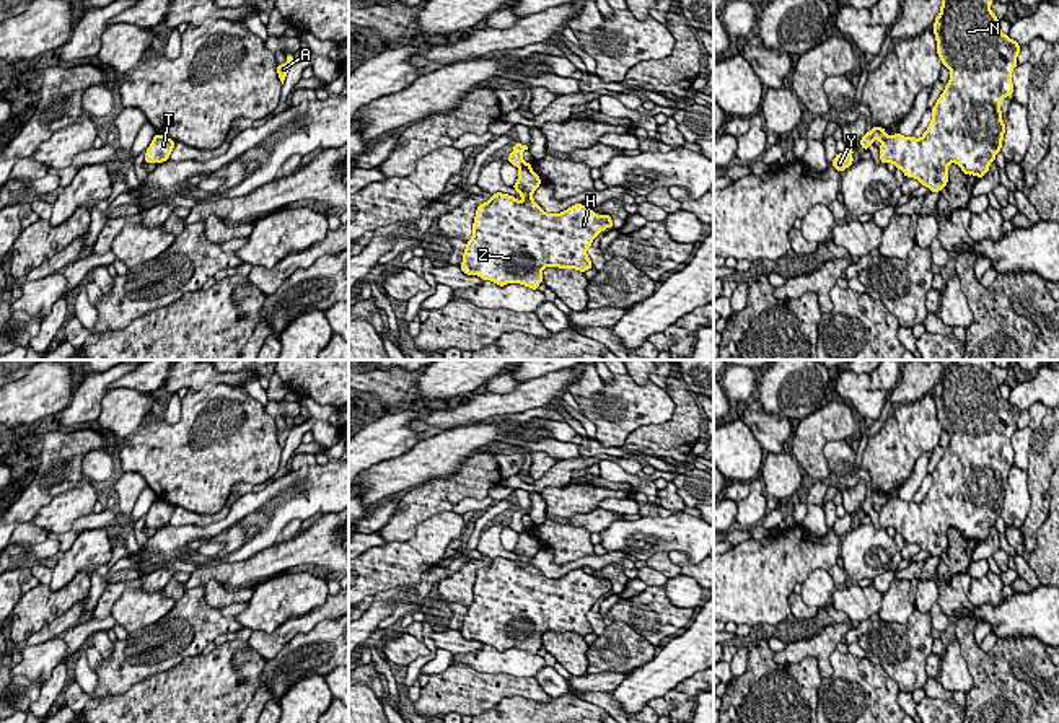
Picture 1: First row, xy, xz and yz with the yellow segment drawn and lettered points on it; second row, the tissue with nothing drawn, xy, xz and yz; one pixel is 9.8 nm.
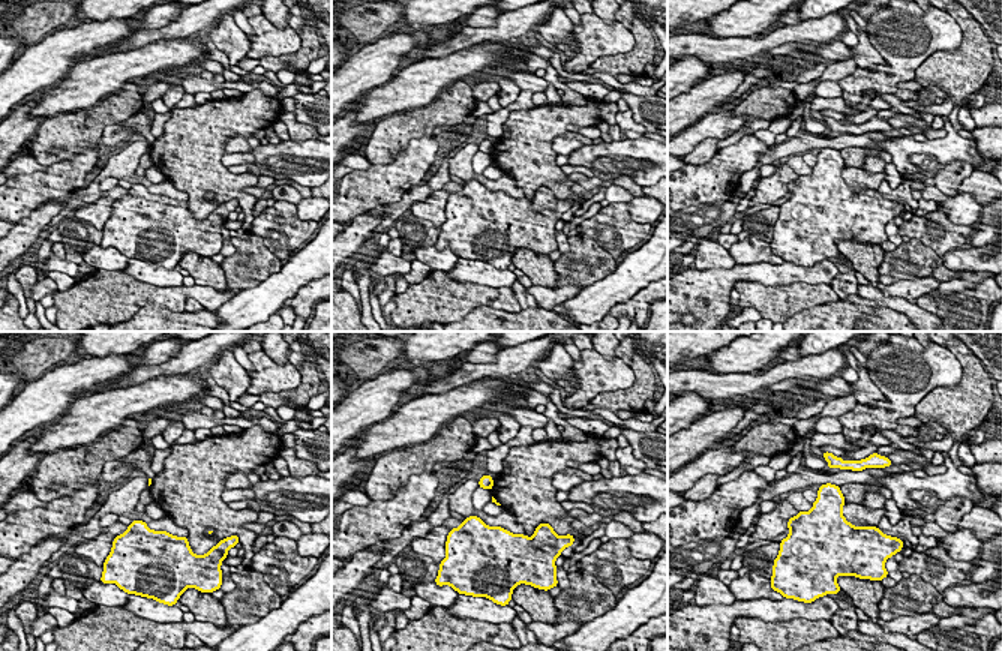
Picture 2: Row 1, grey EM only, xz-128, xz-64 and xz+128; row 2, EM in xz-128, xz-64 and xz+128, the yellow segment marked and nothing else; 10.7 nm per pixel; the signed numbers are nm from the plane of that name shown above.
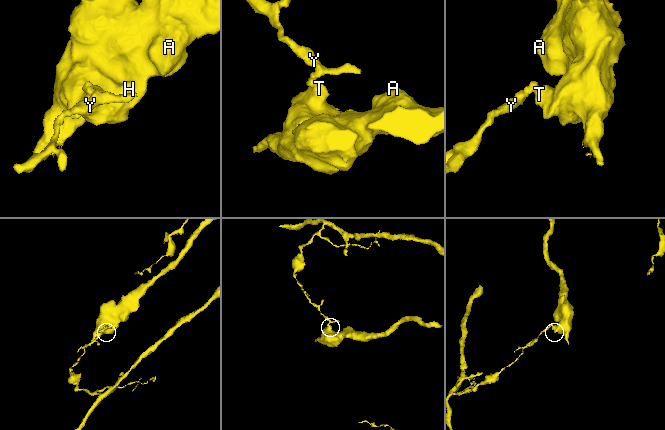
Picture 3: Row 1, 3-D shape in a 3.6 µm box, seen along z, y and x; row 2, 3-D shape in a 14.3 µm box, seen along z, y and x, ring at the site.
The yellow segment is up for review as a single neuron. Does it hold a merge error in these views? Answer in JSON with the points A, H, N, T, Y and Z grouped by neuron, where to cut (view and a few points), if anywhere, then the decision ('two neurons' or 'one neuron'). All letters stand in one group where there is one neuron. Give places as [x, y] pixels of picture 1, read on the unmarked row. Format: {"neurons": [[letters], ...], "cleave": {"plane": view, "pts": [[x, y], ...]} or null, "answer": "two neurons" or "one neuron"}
{"neurons": [["A", "H", "N", "T", "Z"], ["Y"]], "cleave": {"plane": "xz", "pts": [[527, 528], [518, 533]]}, "answer": "two neurons"}

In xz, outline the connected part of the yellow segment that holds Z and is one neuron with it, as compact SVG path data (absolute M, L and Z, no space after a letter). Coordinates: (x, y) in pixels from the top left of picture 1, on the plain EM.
M531 528L518 534L513 554L523 565L497 557L477 570L461 635L499 651L520 648L538 655L549 630L591 633L587 614L601 596L613 593L611 580L598 580L583 568L547 578L533 565L541 544Z

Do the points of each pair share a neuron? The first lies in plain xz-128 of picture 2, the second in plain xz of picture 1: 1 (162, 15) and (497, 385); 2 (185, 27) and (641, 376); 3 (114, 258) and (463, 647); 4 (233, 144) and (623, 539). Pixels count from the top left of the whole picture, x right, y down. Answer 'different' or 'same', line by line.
1: same
2: different
3: same
4: different

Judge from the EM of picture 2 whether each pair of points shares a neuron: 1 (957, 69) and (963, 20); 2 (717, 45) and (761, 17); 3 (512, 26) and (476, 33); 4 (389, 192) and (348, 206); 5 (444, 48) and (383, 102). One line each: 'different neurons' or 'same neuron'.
1: same neuron
2: different neurons
3: same neuron
4: same neuron
5: different neurons

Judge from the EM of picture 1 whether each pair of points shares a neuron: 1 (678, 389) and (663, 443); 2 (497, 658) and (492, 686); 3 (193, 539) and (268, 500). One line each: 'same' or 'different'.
1: same
2: different
3: same

